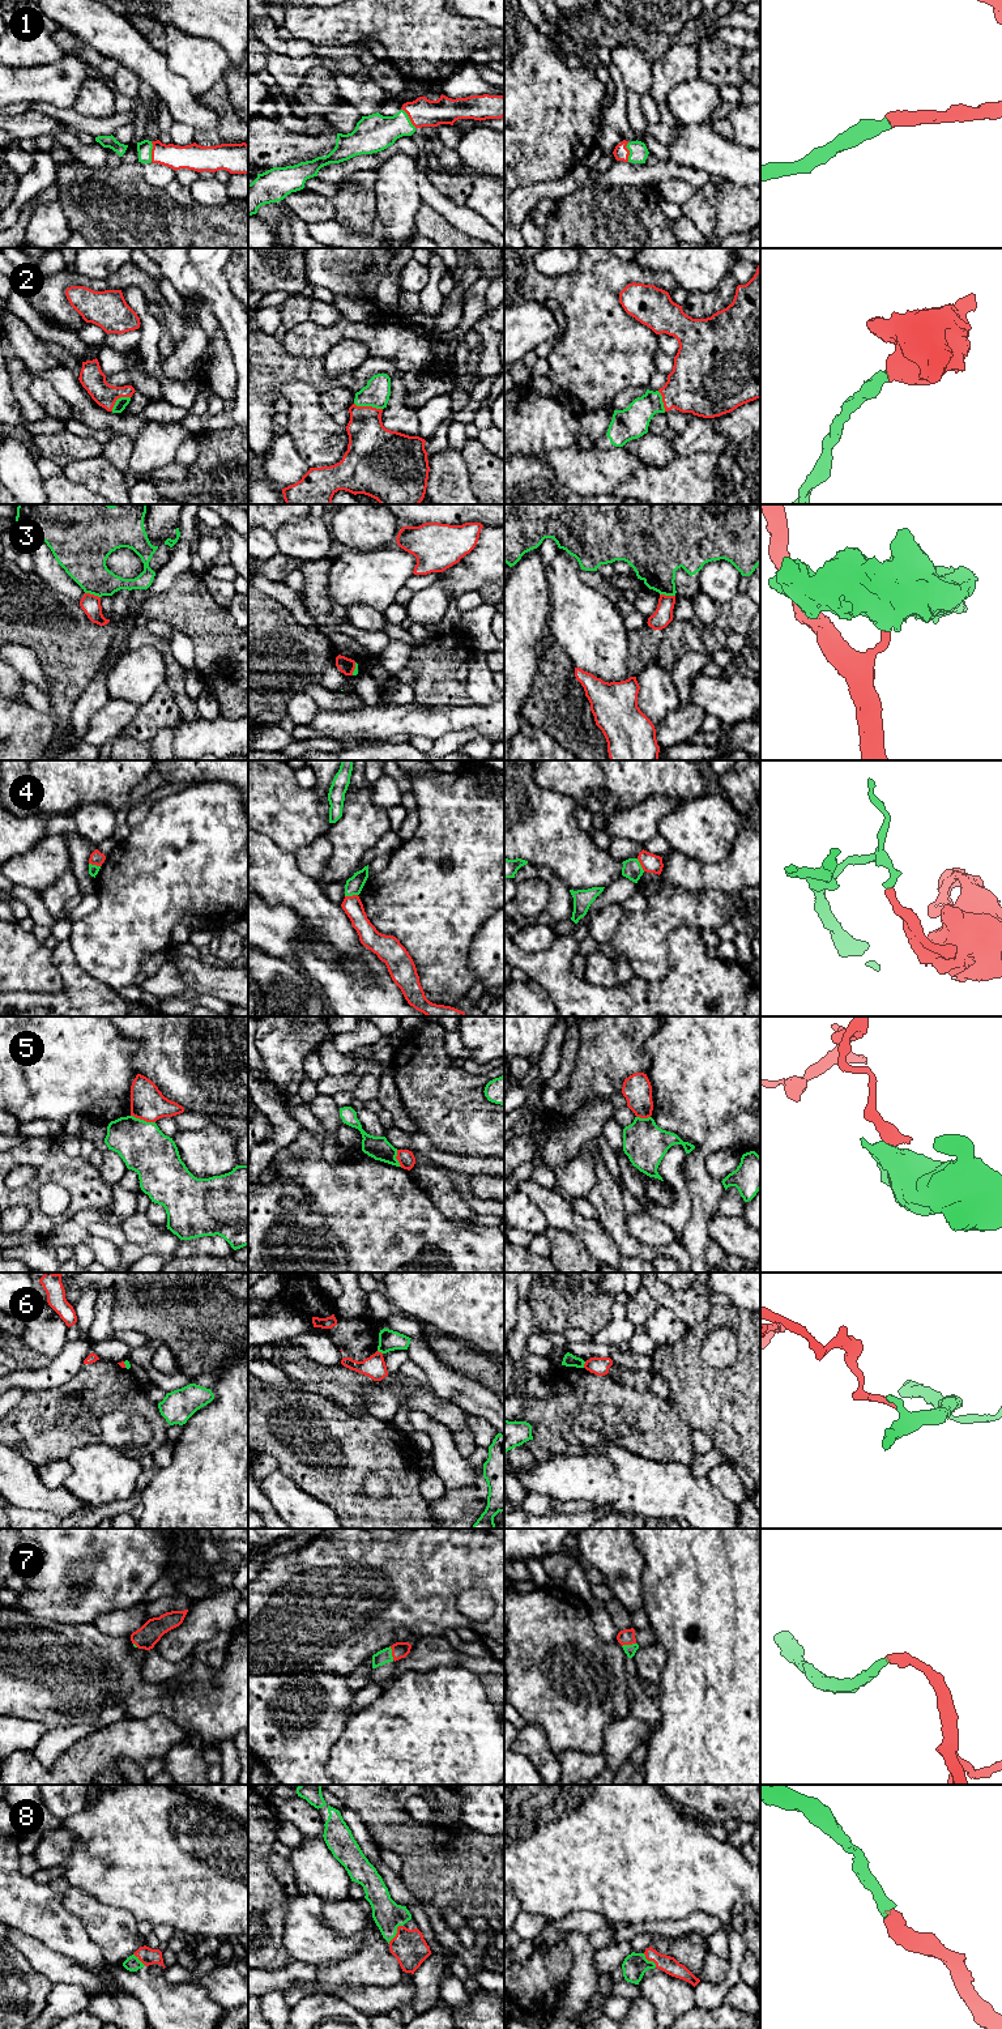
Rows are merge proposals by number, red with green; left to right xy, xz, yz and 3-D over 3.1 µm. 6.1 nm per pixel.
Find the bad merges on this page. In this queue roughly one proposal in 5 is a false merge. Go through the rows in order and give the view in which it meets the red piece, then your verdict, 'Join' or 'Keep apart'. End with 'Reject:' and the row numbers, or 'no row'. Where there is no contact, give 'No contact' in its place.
1: Touches red in xy. Join
2: Touches red in xz. Join
3: Touches red in xy. Keep apart
4: Touches red in xz. Keep apart
5: Touches red in xy. Keep apart
6: Touches red in yz. Keep apart
7: Touches red in xz. Join
8: Touches red in xz. Join
Reject: 3, 4, 5, 6

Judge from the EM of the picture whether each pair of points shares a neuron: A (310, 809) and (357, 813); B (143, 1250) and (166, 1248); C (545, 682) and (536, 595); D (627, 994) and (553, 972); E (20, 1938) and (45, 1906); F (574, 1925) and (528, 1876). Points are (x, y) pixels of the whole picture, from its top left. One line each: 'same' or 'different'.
A: different
B: same
C: different
D: same
E: different
F: different

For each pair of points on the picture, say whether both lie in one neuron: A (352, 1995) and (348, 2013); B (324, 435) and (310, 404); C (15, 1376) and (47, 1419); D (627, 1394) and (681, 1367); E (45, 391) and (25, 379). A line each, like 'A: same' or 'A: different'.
A: different
B: same
C: different
D: different
E: different

